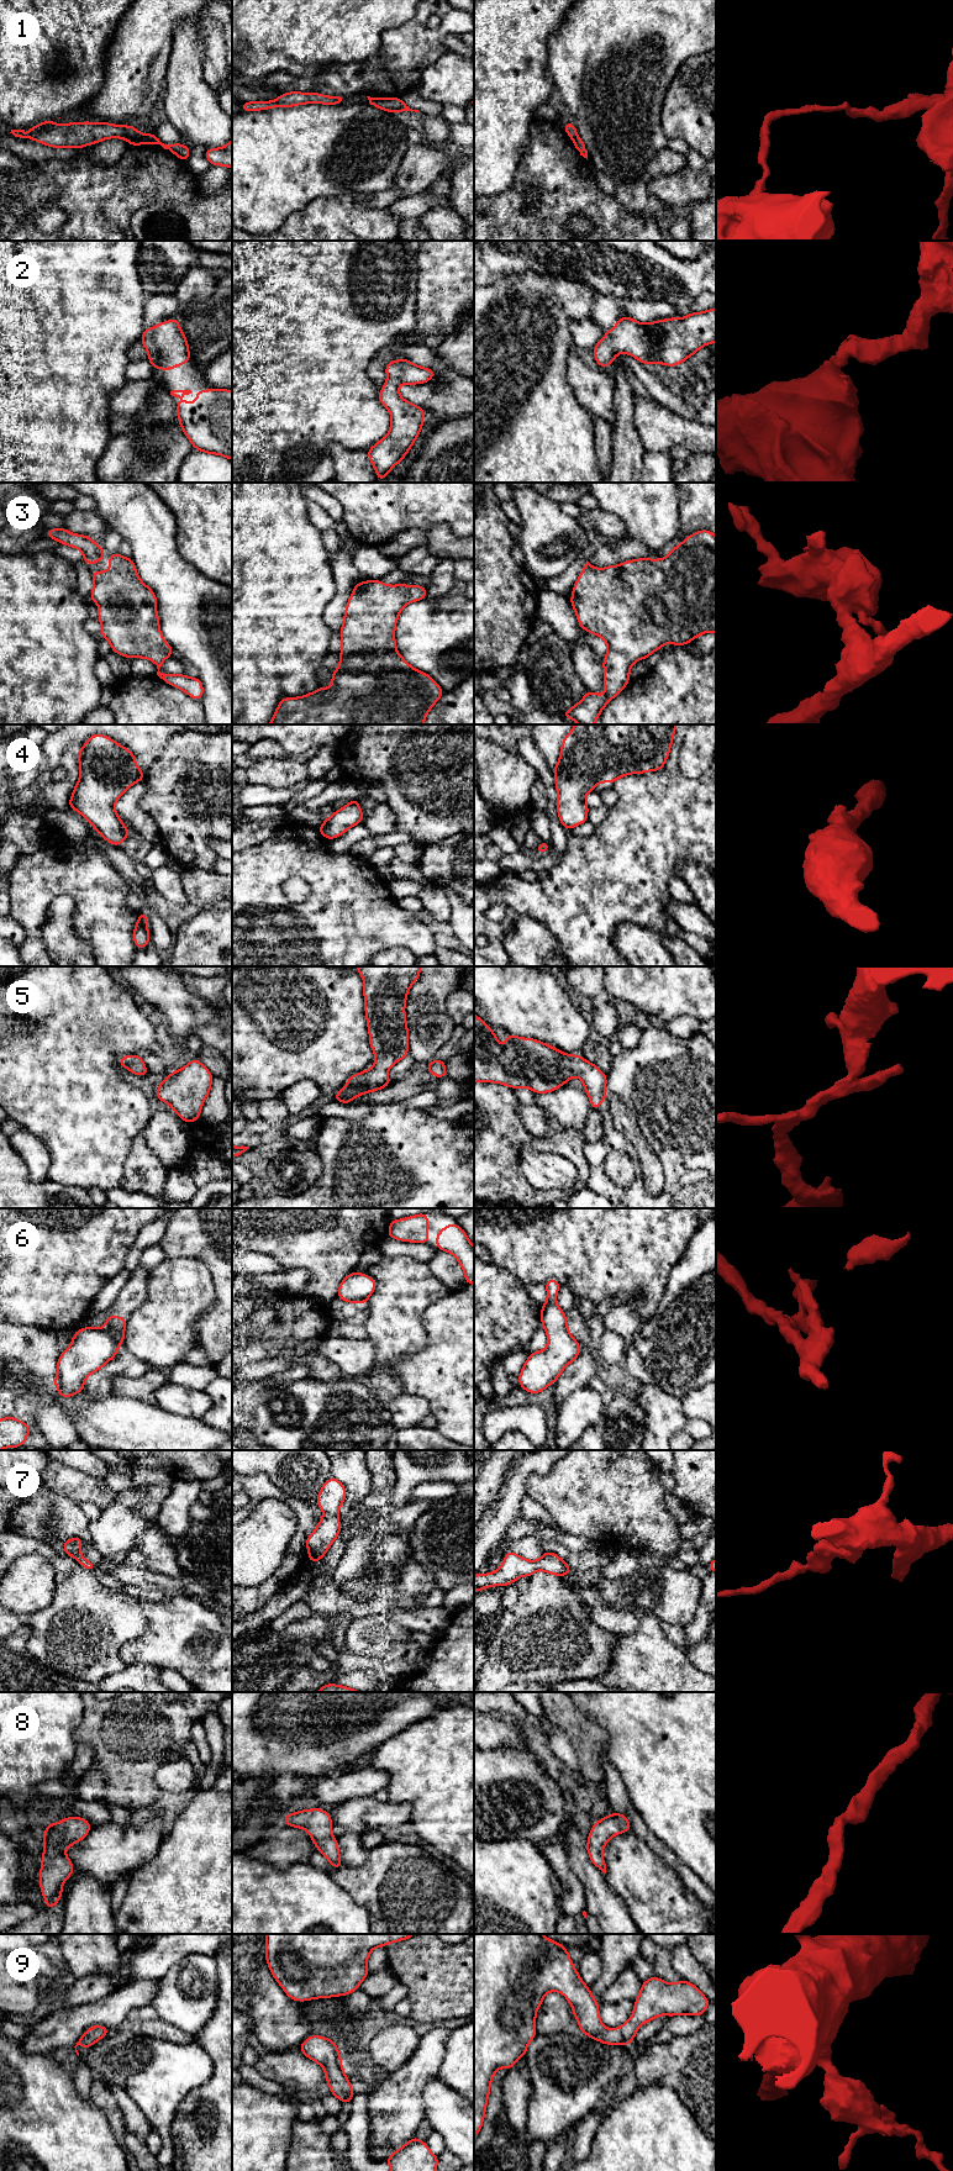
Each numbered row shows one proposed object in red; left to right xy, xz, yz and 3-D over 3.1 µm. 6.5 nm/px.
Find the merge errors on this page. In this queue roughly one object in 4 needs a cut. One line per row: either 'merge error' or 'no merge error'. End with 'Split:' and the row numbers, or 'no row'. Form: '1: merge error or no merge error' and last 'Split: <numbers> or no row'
1: merge error
2: no merge error
3: no merge error
4: no merge error
5: no merge error
6: merge error
7: no merge error
8: no merge error
9: no merge error
Split: 1, 6

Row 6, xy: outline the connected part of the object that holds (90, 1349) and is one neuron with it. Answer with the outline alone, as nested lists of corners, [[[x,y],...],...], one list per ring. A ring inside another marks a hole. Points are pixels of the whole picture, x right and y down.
[[[80,1328],[58,1359],[53,1380],[58,1395],[70,1397],[83,1391],[85,1379],[115,1358],[121,1343],[102,1328]]]

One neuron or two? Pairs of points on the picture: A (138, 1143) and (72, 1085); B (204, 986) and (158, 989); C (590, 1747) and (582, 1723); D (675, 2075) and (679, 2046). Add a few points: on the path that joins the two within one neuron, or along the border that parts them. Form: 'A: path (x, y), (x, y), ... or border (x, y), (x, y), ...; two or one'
A: border (141, 1132), (133, 1141), (124, 1166); two
B: border (180, 979), (190, 992), (209, 1005); two
C: path (588, 1740), (582, 1729); one
D: path (679, 2067), (679, 2054); one

